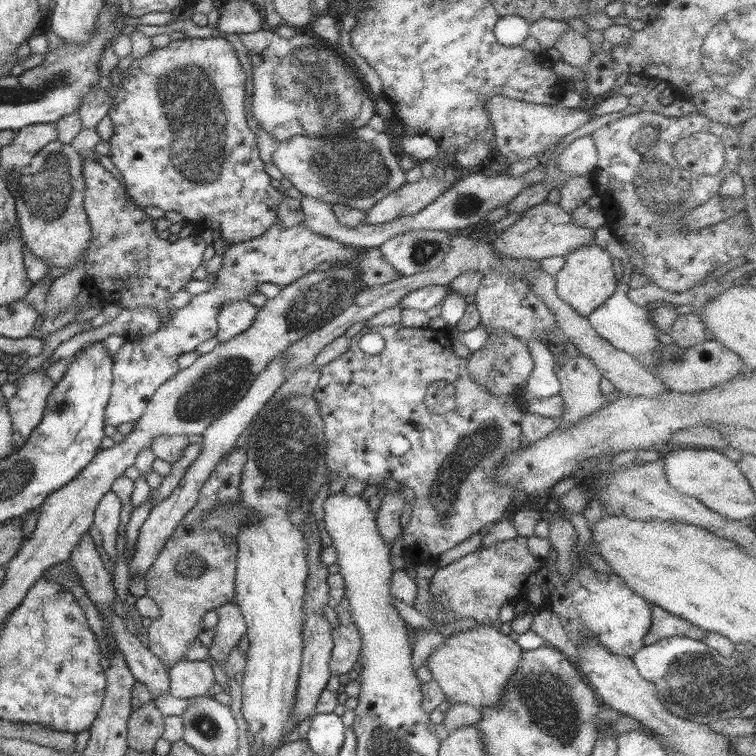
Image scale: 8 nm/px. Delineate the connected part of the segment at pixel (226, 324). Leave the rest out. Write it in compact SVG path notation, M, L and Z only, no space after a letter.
M244 299L227 300L219 309L216 338L223 343L248 331L256 319L257 312L258 310Z

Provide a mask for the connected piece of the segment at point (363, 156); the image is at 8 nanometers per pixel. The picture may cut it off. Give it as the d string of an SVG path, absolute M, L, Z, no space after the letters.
M368 125L350 134L344 151L340 142L320 137L294 136L280 141L273 152L272 161L302 194L362 211L372 208L380 199L406 183L406 173L400 167L399 155L392 152L389 131L376 132Z

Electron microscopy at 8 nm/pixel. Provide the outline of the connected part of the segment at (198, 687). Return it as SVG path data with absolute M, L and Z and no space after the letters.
M210 661L176 662L169 672L170 693L174 698L204 696L221 679L215 664Z

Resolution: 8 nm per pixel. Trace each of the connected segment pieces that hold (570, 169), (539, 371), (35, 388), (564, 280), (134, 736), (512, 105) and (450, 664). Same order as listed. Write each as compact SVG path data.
M588 134L564 147L556 158L556 164L562 173L566 172L570 177L580 177L592 172L598 164L598 159L594 136Z
M538 339L525 342L535 362L532 375L529 377L529 391L533 395L552 397L559 395L561 390L560 380L557 378L554 355L548 345Z
M34 369L14 382L18 391L8 401L12 418L12 439L15 450L20 450L43 419L47 397L56 387L45 372Z
M596 244L582 245L581 248L570 252L565 257L564 268L554 277L557 283L557 294L573 310L576 310L580 317L590 316L616 291L618 282L614 274L612 259L608 252Z
M154 700L134 708L127 723L129 749L140 753L154 752L156 741L164 735L163 718Z
M492 95L486 101L484 108L494 124L494 130L496 130L494 145L502 160L507 164L527 160L530 156L544 158L547 149L556 146L564 136L584 126L595 114L595 112L566 108L562 104L530 104L502 95Z
M478 623L475 627L455 632L451 636L446 636L444 644L440 644L430 658L426 660L427 666L433 676L433 679L439 683L445 700L454 704L469 704L477 709L496 708L504 696L504 688L510 680L510 676L516 672L518 662L522 660L522 647L516 643L510 636L504 635L500 630L492 625Z

